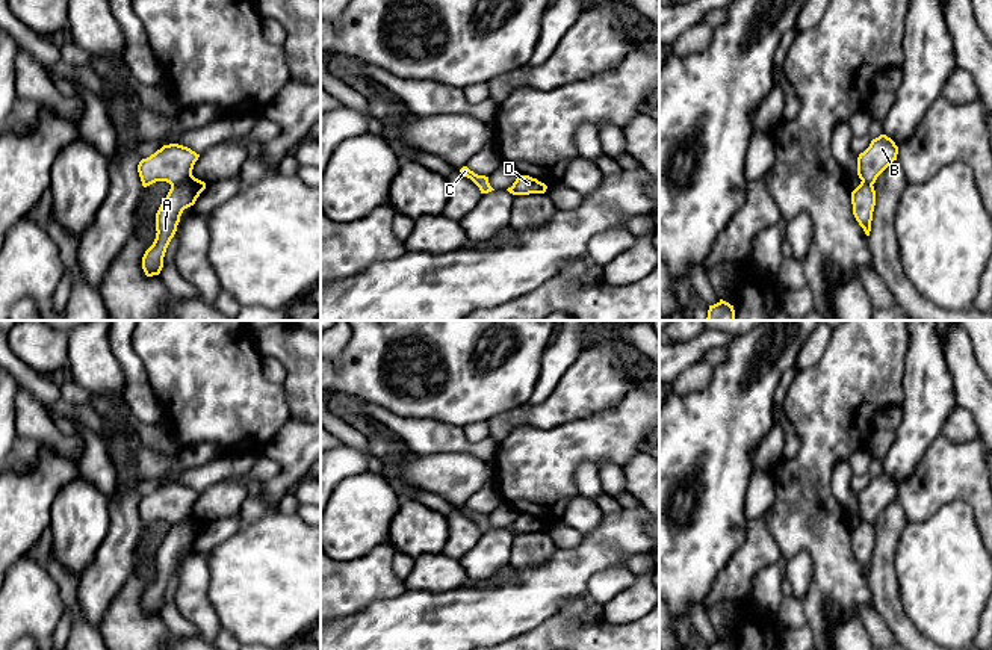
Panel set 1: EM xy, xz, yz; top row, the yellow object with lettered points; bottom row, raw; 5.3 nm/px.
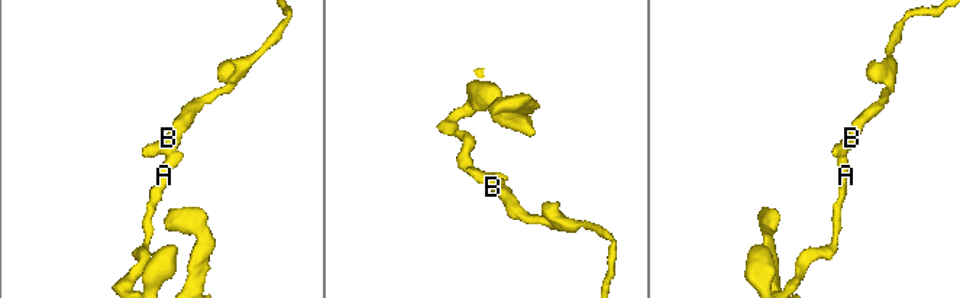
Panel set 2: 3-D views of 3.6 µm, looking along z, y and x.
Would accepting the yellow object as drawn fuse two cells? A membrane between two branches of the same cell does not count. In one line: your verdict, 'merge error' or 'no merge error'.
merge error

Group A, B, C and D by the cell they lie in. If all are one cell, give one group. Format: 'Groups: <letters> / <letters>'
Groups: A D / B C

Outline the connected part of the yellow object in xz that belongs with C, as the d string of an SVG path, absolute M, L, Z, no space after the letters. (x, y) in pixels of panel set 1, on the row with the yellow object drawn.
M463 166L463 168L460 169L460 172L461 172L464 177L470 178L470 180L479 187L481 193L488 193L488 192L494 190L494 189L490 186L490 183L488 183L488 177L485 177L485 175L478 175L478 174L475 174L473 171L470 171L467 166Z

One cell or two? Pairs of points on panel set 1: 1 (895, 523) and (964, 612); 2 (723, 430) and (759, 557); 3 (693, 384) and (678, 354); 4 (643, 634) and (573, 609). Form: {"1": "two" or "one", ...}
{"1": "two", "2": "two", "3": "two", "4": "one"}

